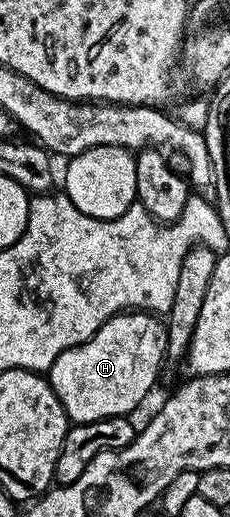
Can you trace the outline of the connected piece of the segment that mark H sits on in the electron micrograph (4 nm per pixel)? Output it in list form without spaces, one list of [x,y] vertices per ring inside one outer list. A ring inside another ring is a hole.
[[[136,309],[112,315],[85,343],[55,357],[47,378],[70,424],[90,423],[116,415],[132,416],[133,410],[157,383],[161,362],[166,362],[167,327],[156,314]]]

